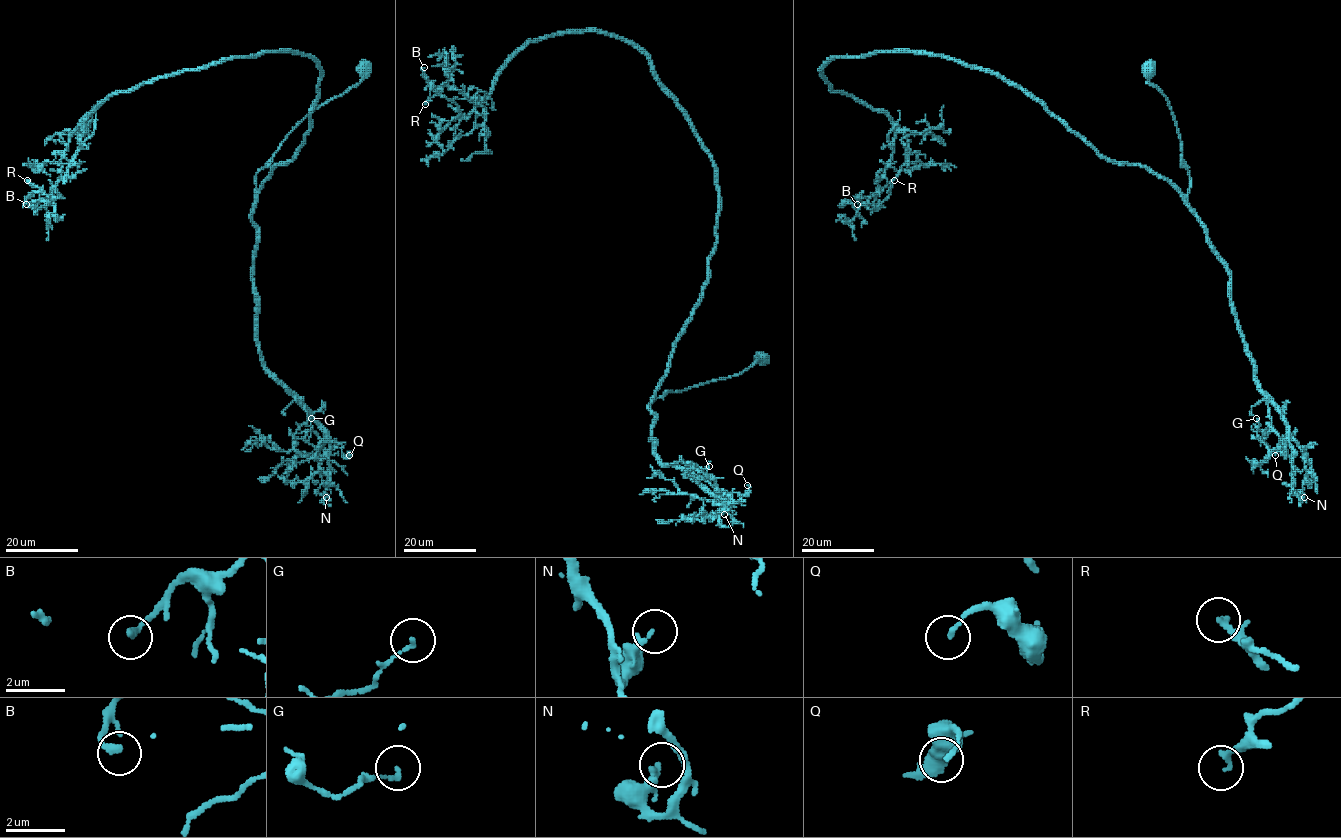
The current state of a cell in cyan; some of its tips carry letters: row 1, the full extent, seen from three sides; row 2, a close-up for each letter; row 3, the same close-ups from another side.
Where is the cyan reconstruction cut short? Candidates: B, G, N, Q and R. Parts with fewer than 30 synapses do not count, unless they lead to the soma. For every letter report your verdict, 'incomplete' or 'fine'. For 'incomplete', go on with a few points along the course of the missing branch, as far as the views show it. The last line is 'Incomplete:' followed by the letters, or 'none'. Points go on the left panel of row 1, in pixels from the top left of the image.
B: fine
G: fine
N: fine
Q: fine
R: fine
Incomplete: none

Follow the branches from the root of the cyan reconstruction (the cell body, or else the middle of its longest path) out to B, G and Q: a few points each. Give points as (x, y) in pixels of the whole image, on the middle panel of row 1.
B: (763, 360), (653, 400), (707, 278), (718, 190), (642, 52), (551, 34), (480, 105), (431, 88), (424, 67)
G: (763, 360), (737, 374), (652, 397), (651, 440), (659, 460), (717, 488), (693, 466), (709, 466)
Q: (763, 360), (649, 403), (663, 464), (716, 496), (743, 495), (747, 485)

